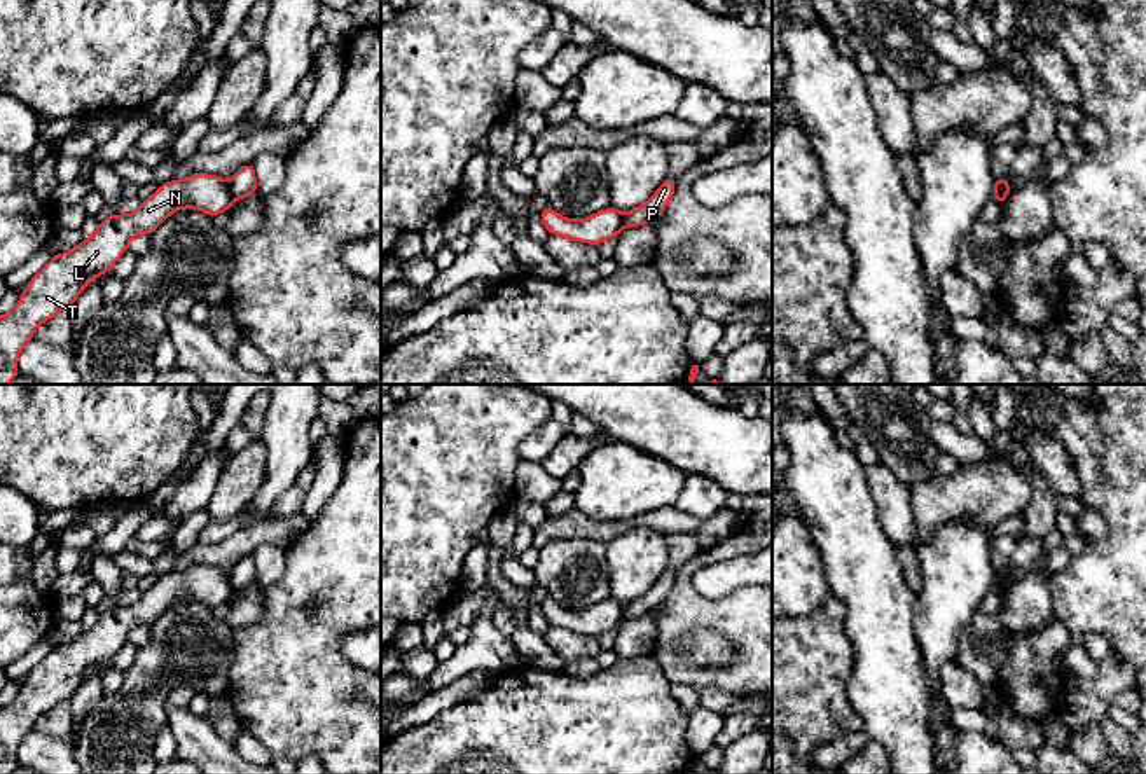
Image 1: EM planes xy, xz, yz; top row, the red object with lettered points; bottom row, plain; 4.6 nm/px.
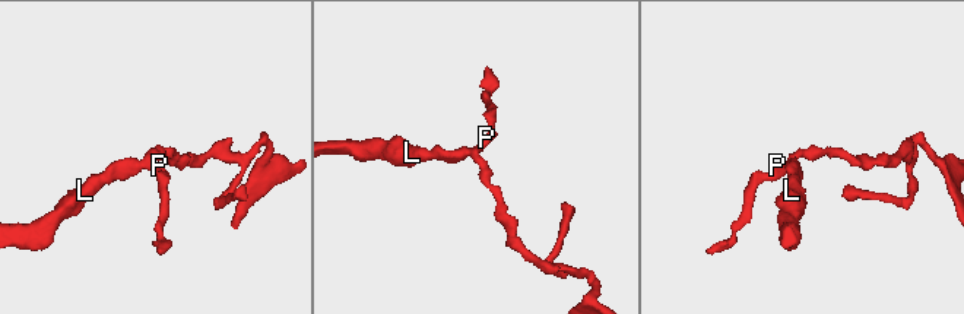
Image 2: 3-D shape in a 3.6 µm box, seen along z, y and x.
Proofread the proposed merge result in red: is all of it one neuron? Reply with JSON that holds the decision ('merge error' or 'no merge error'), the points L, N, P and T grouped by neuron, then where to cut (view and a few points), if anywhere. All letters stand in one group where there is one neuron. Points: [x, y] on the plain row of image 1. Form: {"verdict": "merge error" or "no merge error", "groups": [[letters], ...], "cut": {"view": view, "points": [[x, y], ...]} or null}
{"verdict": "merge error", "groups": [["L", "N", "T"], ["P"]], "cut": {"view": "xy", "points": [[227, 573], [229, 584], [234, 589]]}}

